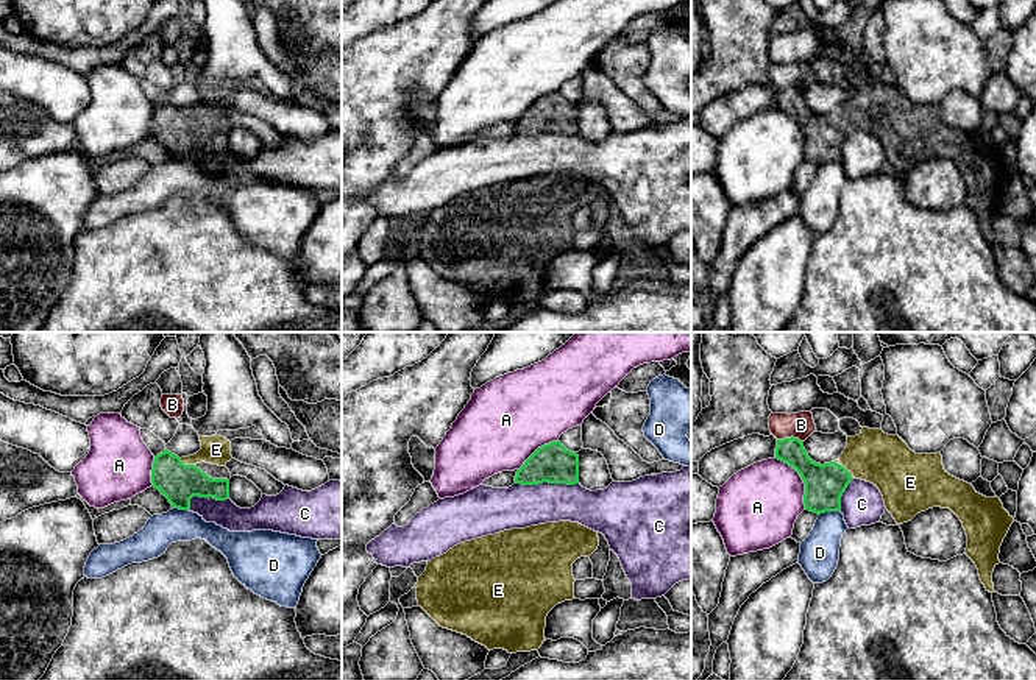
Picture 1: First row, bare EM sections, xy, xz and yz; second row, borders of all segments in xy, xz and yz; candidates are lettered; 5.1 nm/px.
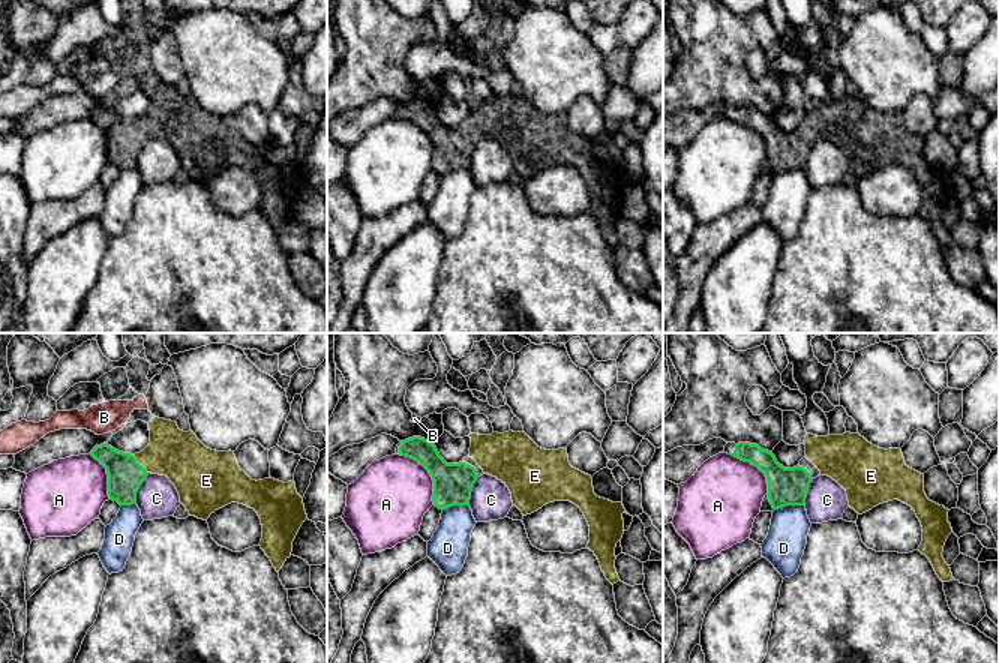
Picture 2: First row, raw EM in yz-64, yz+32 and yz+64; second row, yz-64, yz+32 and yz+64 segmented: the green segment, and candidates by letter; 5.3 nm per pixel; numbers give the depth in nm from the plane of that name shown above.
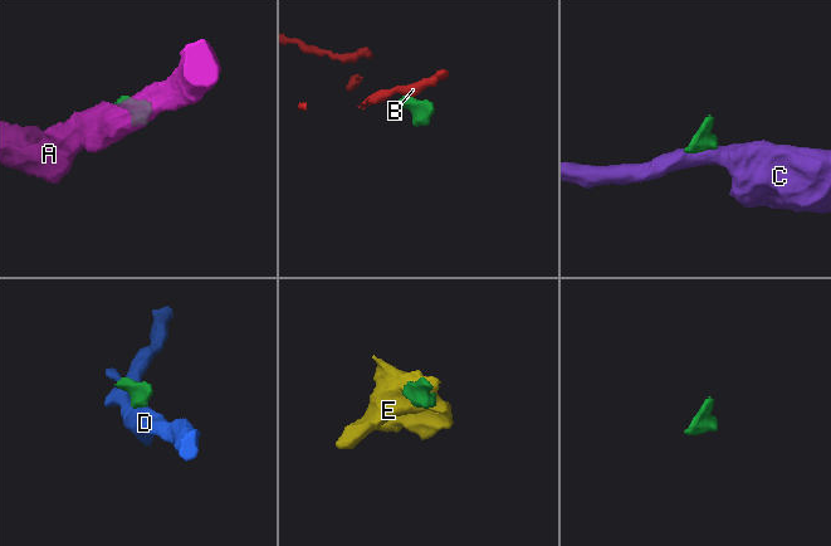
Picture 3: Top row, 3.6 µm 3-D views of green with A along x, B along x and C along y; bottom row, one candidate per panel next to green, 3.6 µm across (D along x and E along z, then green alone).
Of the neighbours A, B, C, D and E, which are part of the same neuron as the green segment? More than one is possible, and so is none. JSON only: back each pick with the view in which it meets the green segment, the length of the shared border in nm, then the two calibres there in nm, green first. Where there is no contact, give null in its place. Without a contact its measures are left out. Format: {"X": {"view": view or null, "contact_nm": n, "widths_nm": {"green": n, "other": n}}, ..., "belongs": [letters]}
{"E": {"view": "xy", "contact_nm": 90, "widths_nm": {"green": 200, "other": 140}}, "belongs": ["E"]}

